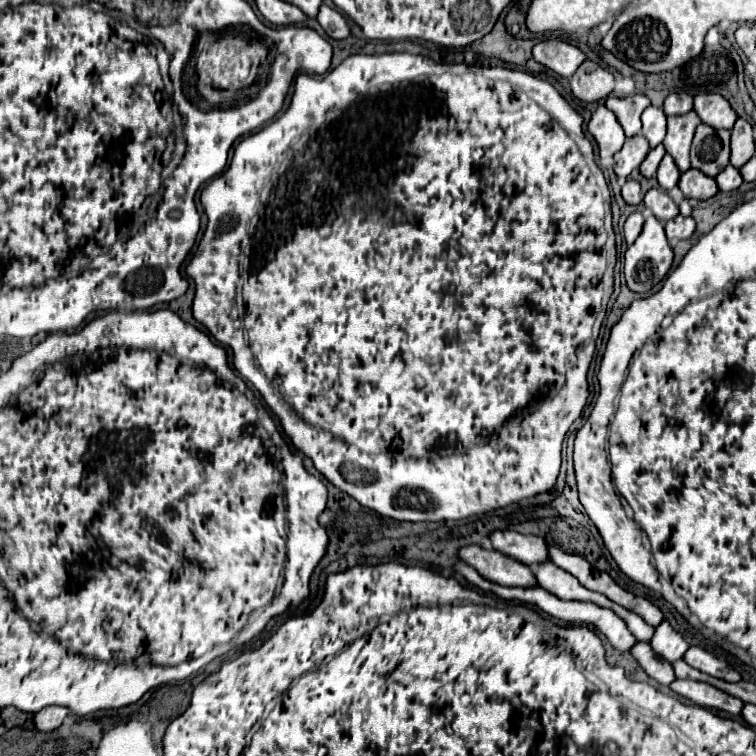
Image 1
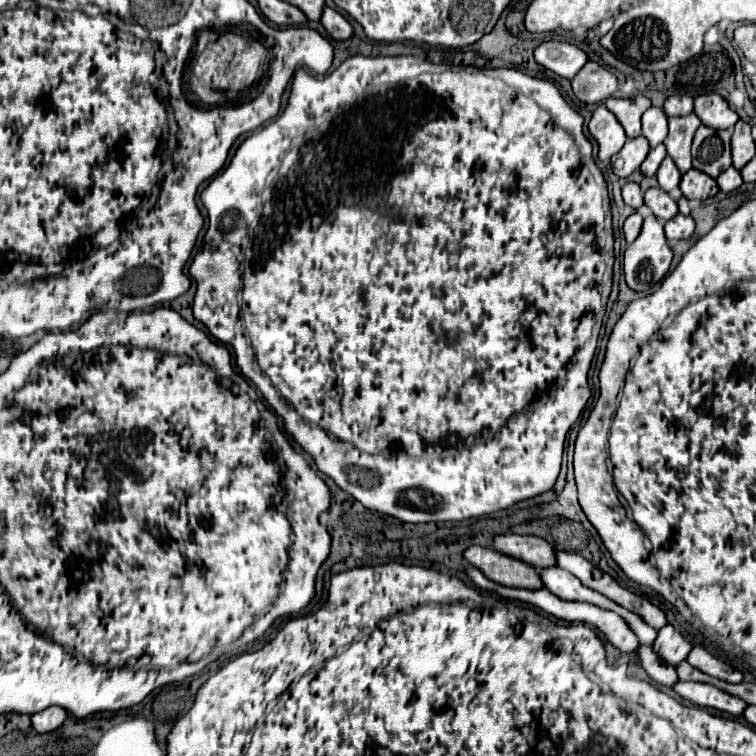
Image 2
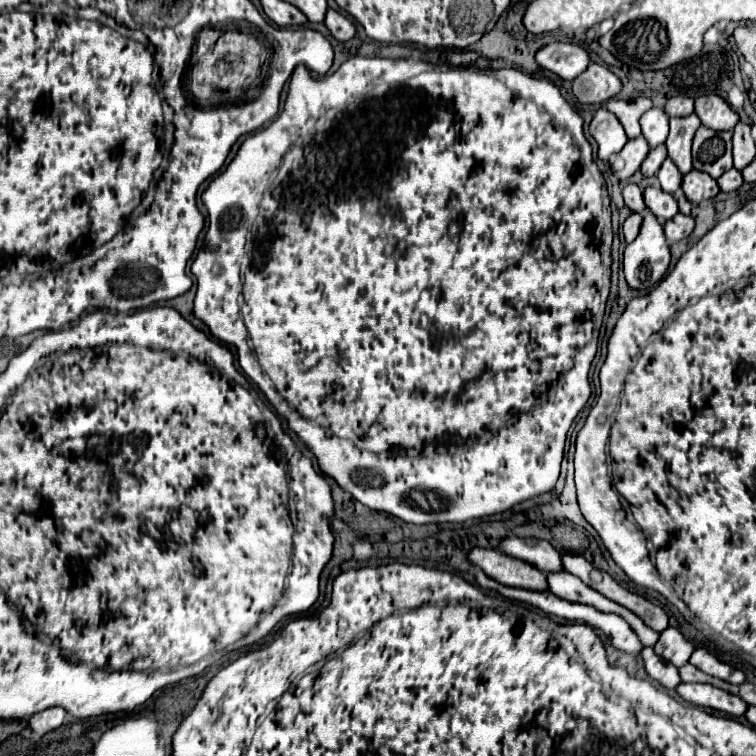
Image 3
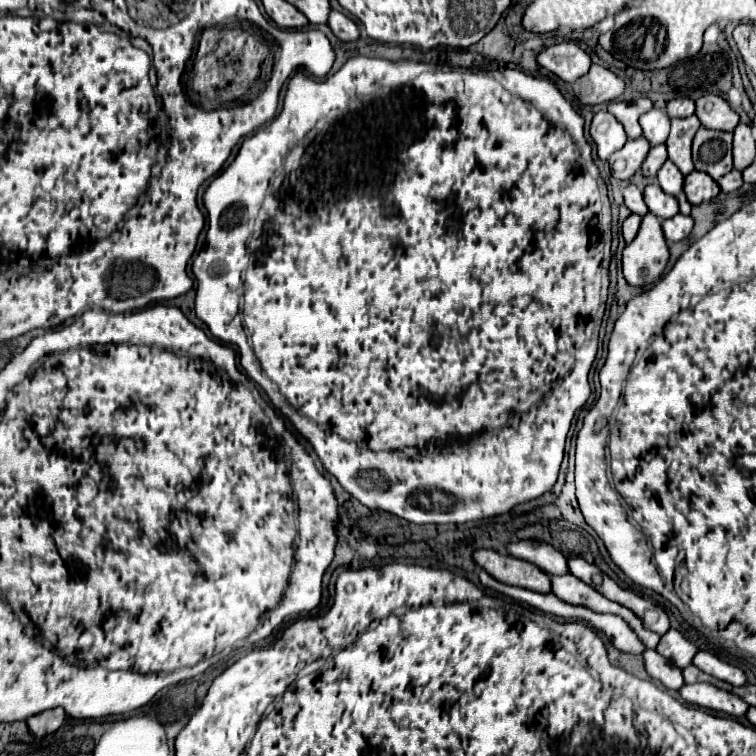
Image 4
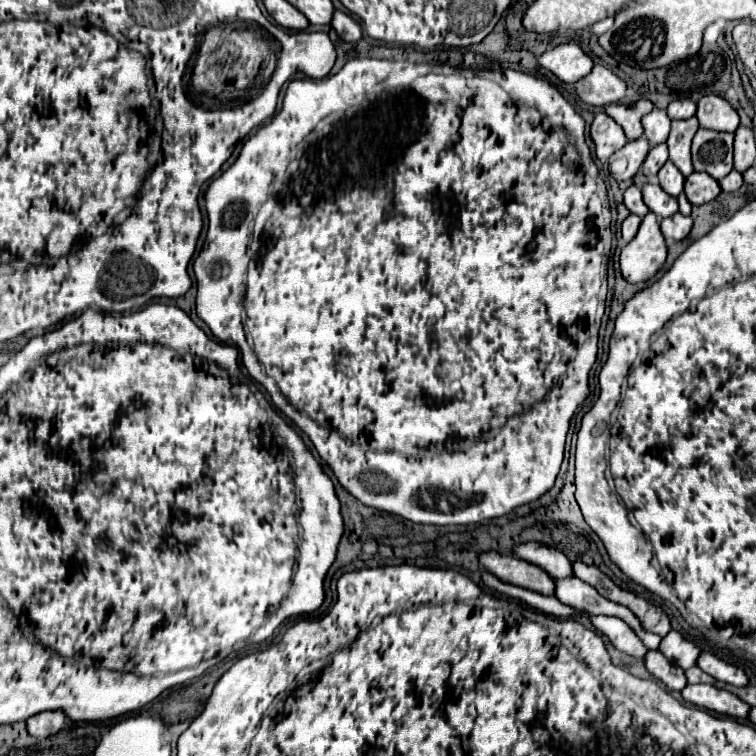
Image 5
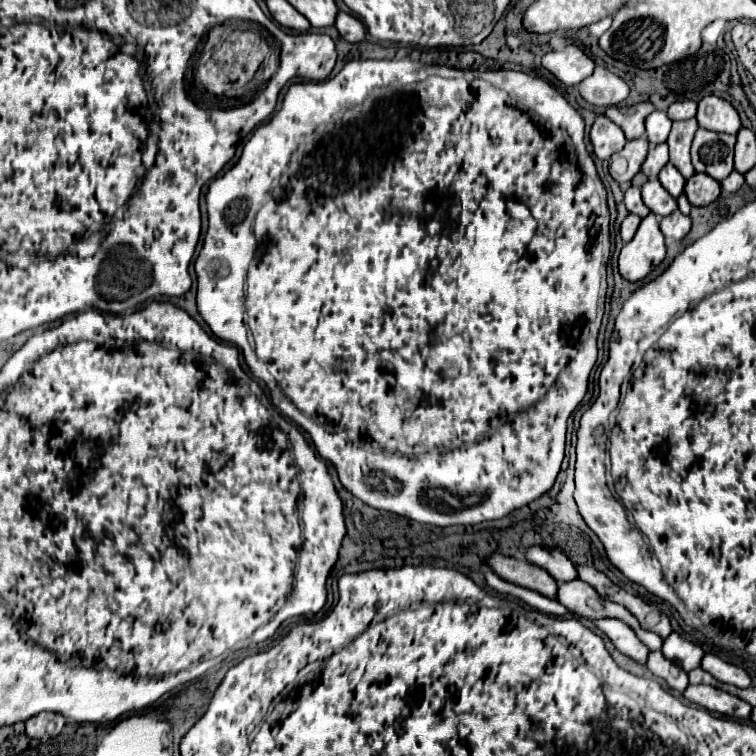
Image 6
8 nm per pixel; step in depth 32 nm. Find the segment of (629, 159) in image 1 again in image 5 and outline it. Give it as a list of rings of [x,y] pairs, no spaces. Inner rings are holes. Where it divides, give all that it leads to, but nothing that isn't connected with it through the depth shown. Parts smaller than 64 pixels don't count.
[[[642,136],[638,140],[630,140],[624,144],[624,148],[620,148],[618,152],[614,152],[610,156],[610,174],[612,178],[616,178],[618,182],[628,182],[634,178],[634,174],[638,172],[638,168],[642,166],[642,162],[646,160],[646,154],[650,150],[648,140]]]

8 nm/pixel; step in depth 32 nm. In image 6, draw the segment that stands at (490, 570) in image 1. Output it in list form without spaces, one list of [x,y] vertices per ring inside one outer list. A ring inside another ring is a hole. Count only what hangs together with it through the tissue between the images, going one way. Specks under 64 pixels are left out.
[[[494,552],[484,558],[484,564],[490,566],[502,580],[520,584],[534,592],[542,592],[548,598],[556,598],[556,590],[558,590],[556,580],[552,580],[552,576],[546,570],[542,570],[530,562]]]

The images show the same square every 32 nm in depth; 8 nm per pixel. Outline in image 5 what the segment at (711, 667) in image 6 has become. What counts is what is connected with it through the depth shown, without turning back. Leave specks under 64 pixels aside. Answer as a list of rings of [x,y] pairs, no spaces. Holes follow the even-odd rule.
[[[702,652],[696,660],[696,666],[702,668],[706,674],[714,676],[716,680],[722,680],[722,682],[728,682],[728,684],[734,684],[734,686],[746,686],[748,684],[748,678],[746,678],[742,668],[732,666],[732,664],[716,658],[710,652]]]

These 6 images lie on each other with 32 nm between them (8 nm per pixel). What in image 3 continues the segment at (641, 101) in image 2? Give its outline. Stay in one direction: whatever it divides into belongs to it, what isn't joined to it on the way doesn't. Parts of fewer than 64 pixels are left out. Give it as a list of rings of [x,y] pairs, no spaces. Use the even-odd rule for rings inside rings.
[[[638,96],[634,100],[616,100],[614,98],[614,100],[606,102],[606,108],[620,120],[628,138],[638,138],[642,134],[638,120],[648,108],[652,108],[652,102],[646,96]]]

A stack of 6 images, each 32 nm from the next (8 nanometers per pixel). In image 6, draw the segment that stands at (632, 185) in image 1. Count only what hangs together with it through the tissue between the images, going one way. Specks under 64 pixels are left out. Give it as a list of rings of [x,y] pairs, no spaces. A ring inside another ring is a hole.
[[[630,186],[630,188],[624,192],[624,204],[626,204],[628,212],[632,212],[632,214],[638,214],[640,218],[646,218],[646,216],[650,214],[648,206],[642,202],[640,188],[636,188],[636,186]]]

